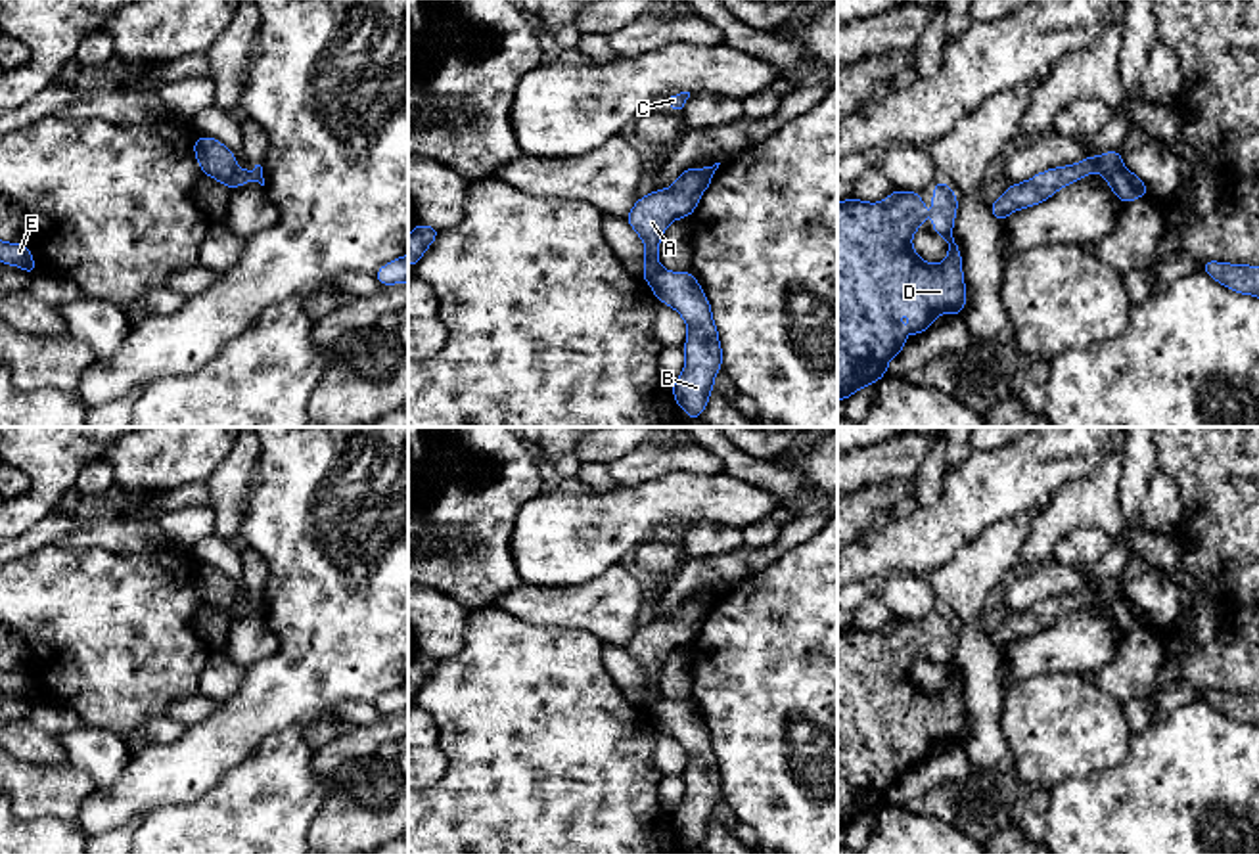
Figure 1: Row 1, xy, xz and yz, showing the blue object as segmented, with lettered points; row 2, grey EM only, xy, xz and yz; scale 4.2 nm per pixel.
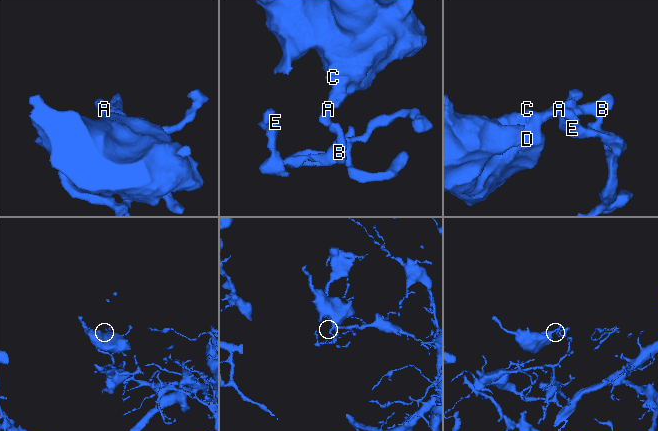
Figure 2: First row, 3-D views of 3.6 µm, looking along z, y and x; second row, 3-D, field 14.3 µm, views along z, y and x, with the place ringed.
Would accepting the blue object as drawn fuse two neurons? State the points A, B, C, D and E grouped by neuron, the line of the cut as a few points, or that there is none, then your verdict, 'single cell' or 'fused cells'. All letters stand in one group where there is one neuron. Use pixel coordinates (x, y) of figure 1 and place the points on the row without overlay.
groups A C D / B E; cut yz (1121, 594), (1108, 611); fused cells

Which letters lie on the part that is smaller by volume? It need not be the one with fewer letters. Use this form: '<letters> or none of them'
A, C, D

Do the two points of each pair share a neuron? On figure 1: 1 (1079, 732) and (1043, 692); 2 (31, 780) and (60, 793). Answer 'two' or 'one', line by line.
1: one
2: one

